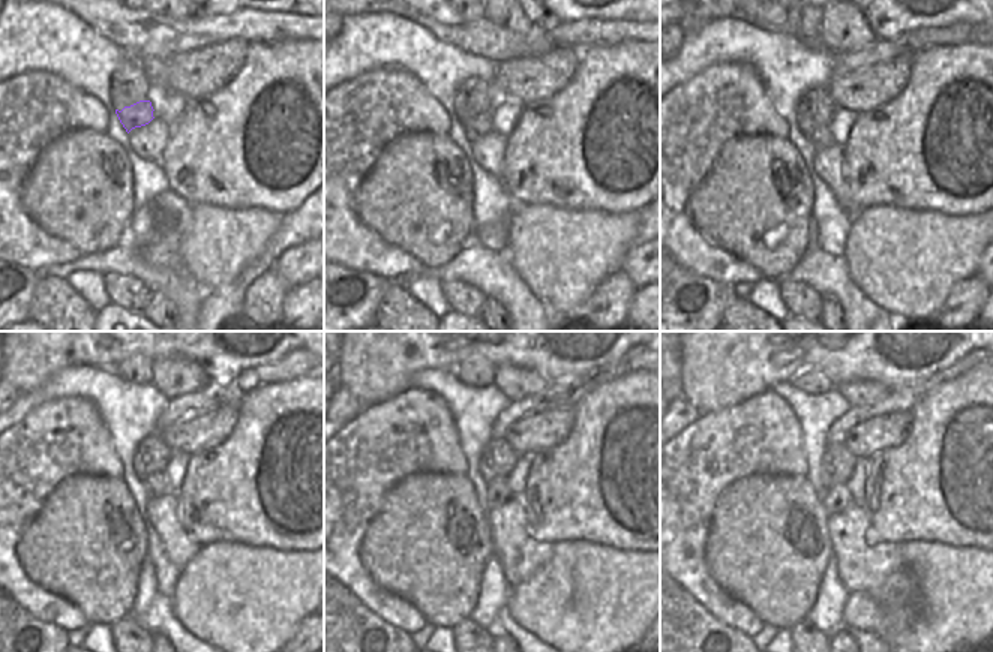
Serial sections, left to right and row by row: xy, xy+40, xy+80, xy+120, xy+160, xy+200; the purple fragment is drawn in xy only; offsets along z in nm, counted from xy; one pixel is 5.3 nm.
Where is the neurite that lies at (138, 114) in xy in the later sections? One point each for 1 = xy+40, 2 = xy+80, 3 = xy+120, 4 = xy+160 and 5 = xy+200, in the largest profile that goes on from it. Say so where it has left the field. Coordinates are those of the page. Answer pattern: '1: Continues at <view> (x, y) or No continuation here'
1: Continues at xy+40 (483, 123)
2: Continues at xy+80 (822, 138)
3: Continues at xy+120 (156, 483)
4: Continues at xy+160 (497, 490)
5: Continues at xy+200 (834, 499).

